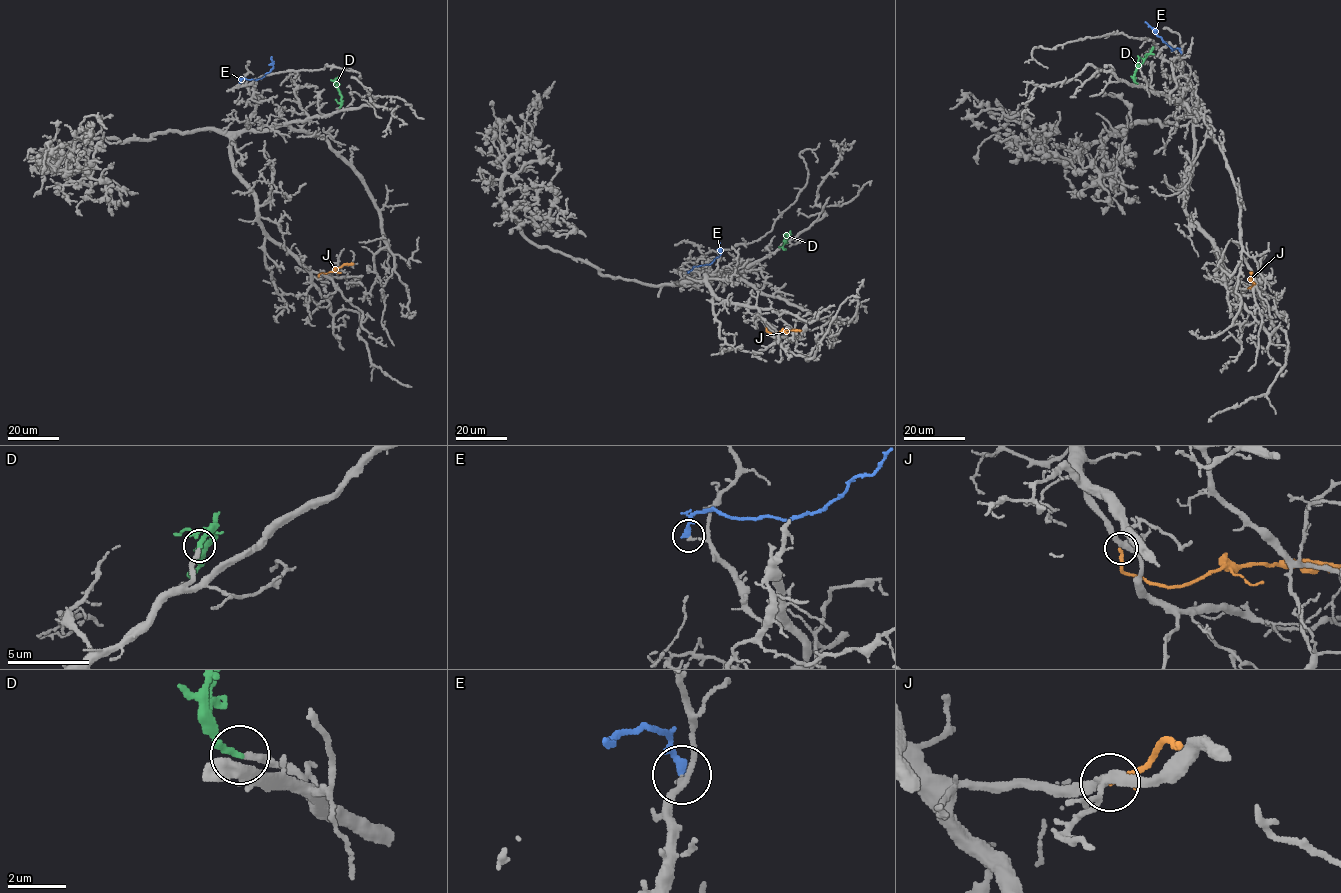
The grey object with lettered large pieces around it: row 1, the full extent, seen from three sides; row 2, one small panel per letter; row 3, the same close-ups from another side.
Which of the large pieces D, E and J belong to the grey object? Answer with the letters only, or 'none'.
D

